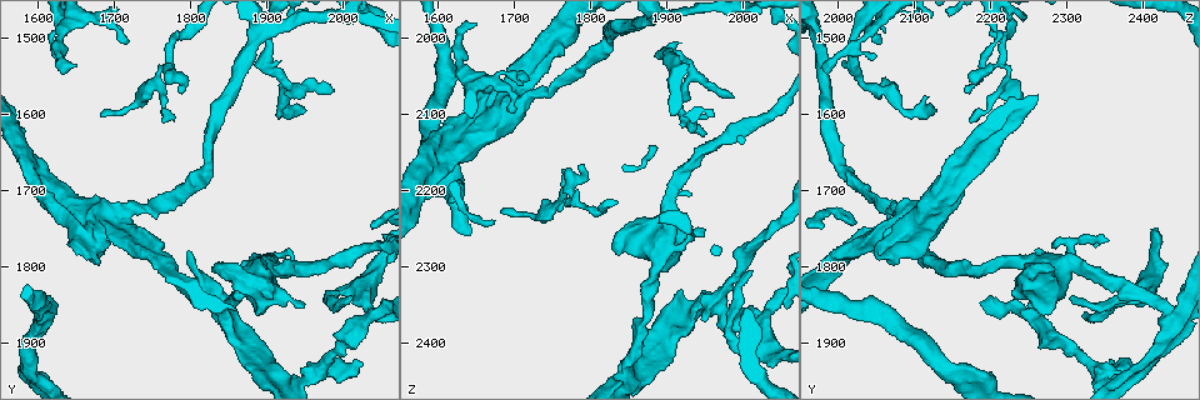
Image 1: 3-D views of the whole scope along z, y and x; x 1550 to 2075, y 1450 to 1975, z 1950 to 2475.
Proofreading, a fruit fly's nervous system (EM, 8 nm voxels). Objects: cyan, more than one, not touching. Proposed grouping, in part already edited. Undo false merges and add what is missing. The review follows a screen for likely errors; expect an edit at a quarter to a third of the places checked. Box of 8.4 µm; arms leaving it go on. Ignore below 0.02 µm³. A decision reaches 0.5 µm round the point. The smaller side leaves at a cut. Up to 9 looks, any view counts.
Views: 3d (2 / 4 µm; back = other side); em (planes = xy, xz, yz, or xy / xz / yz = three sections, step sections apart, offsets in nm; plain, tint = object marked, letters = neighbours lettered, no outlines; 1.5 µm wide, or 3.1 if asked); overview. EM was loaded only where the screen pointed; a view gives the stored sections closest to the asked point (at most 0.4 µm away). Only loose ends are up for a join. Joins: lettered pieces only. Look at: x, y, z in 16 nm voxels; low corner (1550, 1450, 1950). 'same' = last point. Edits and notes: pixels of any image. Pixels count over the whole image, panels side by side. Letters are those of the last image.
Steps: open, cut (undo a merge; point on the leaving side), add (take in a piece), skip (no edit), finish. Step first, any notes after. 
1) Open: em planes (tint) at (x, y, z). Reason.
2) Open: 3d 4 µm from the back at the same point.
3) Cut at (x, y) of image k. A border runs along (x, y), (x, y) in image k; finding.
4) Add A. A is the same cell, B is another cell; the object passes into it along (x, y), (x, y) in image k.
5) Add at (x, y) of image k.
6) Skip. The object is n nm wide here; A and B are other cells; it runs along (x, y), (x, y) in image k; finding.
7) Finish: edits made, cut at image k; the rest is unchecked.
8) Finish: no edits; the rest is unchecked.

Open: em yz step 8 (letters) at (2010, 1845, 2305). An open end.

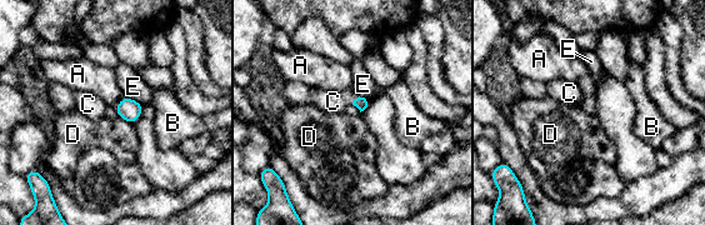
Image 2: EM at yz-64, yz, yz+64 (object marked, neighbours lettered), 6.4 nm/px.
Add C. C is the same cell, A, B, D and E are other cells; the object passes into it along (360, 103), (355, 99), (333, 101) in image 2; it goes on there.

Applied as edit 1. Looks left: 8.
Open: 3d 2 µm at (1960, 1945, 2345). Side arm on a straight run.

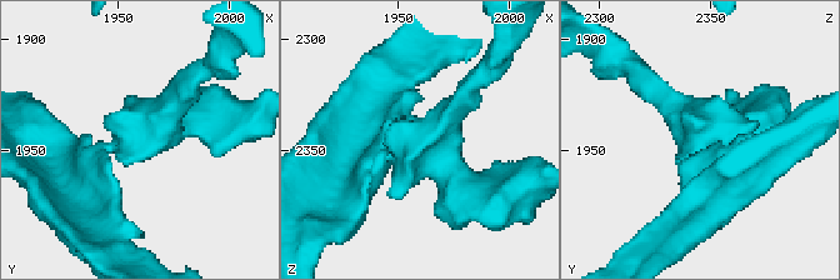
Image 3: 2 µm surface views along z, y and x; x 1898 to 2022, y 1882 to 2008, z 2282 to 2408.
Open: em xz step 8 (tint) at (1960, 1943, 2348). Need the tissue.

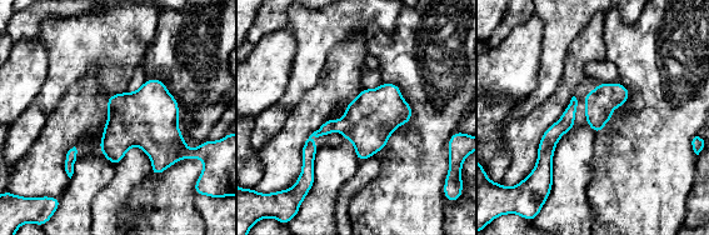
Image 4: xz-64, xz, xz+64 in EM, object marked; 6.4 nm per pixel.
Open: em xy step 8 (letters) at the same point.

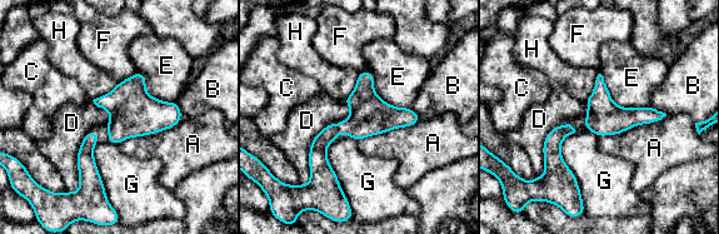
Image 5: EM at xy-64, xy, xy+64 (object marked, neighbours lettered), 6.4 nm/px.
Skip. The longest contact is with D, 500 nm; A, B, C, D, E, F, G and H are other cells; it runs along (415, 118), (336, 128), (311, 155) in image 5; all the same cell.

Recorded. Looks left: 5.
Open: em planes (tint) at (1845, 1860, 2435). Sharp bend.

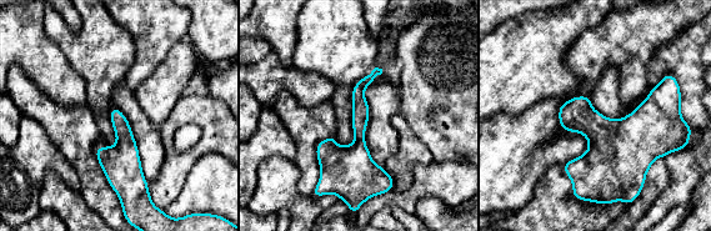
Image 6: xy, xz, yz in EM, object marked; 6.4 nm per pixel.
Open: em planes (letters) at the same point. What lies round it.

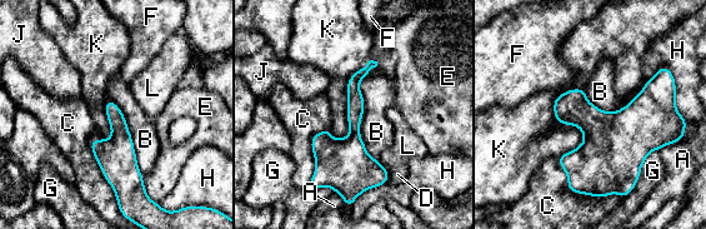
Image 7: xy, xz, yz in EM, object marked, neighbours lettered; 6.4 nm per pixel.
Skip. A, B, C, D, E, F, G, H, J, K and L are other cells; a border runs along (584, 88), (559, 158) in image 7; all the same cell.

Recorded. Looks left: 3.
Open: 3d 4 µm at (1985, 1565, 2080). Free end.

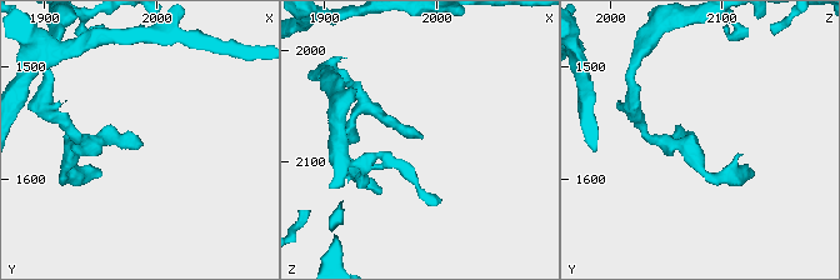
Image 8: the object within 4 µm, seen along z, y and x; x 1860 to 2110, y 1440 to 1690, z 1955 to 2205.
Open: em planes (plain) at (1988, 1566, 2078).

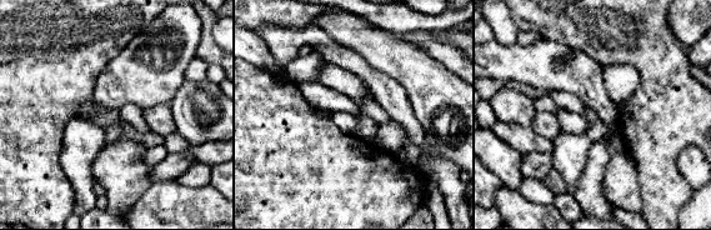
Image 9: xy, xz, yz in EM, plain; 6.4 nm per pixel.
Open: em planes (letters) at the same point. See the neighbours.

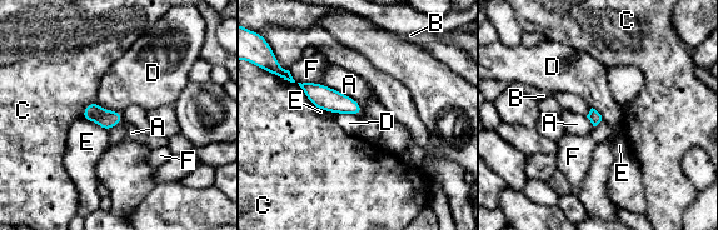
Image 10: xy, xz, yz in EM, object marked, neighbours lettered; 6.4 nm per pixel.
Skip. A, B, C, D, E and F are other cells; none of them fits.

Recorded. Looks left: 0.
Finish: edits made, add at image 2; the rest is unchecked.

